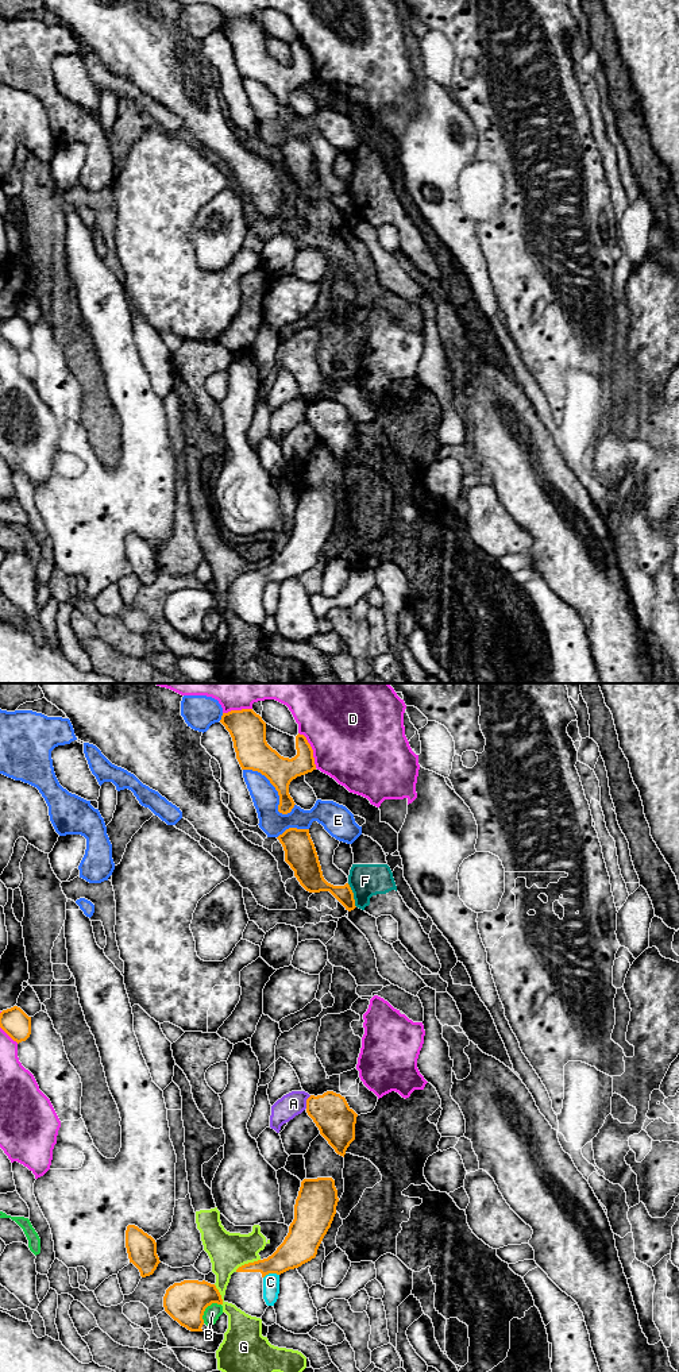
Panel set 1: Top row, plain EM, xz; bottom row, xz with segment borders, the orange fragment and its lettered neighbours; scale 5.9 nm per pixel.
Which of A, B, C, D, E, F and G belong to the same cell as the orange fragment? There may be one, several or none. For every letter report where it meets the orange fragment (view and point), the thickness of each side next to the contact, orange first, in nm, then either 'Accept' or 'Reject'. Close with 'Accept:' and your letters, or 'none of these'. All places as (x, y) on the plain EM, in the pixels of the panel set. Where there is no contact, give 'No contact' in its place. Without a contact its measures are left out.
A: Touches orange at xz (307, 411). Thickness 220 nm (orange) against 140 nm. Reject
B: Touches orange at xz (205, 616). Thickness 240 nm (orange) against 90 nm. Reject
C: Touches orange at xz (270, 581). Thickness 200 nm (orange) against 100 nm. Reject
D: Touches orange at xz (312, 58). Thickness 170 nm (orange) against 500 nm. Reject
E: Touches orange at xz (276, 97). Thickness 190 nm (orange) against 160 nm. Reject
F: Touches orange at xz (352, 204). Thickness 130 nm (orange) against 190 nm. Reject
G: Touches orange at xz (249, 571). Thickness 170 nm (orange) against 220 nm. Reject
Accept: none of these

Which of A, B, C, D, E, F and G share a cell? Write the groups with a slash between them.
A B / C / D / E / F / G

